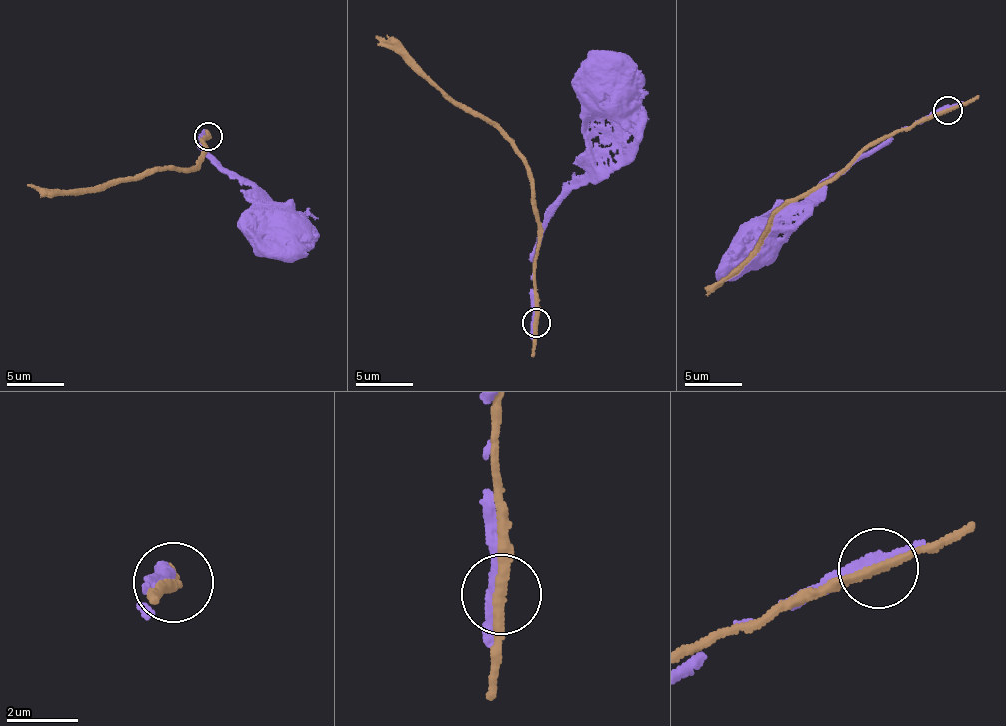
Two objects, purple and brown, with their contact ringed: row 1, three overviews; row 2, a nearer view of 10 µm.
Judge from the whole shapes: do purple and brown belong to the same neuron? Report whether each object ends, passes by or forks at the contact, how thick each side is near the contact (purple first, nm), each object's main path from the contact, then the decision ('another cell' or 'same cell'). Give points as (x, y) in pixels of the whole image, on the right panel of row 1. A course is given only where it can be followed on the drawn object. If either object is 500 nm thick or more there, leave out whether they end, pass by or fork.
purple passes by; brown passes by; calibres 380 and 260 nm; course purple (947, 109), (933, 110), (843, 169), (815, 194), (756, 229), (752, 240); course brown (947, 109), (893, 131), (861, 148), (827, 181), (786, 201), (774, 216), (762, 242), (739, 269), (706, 287); another cell

